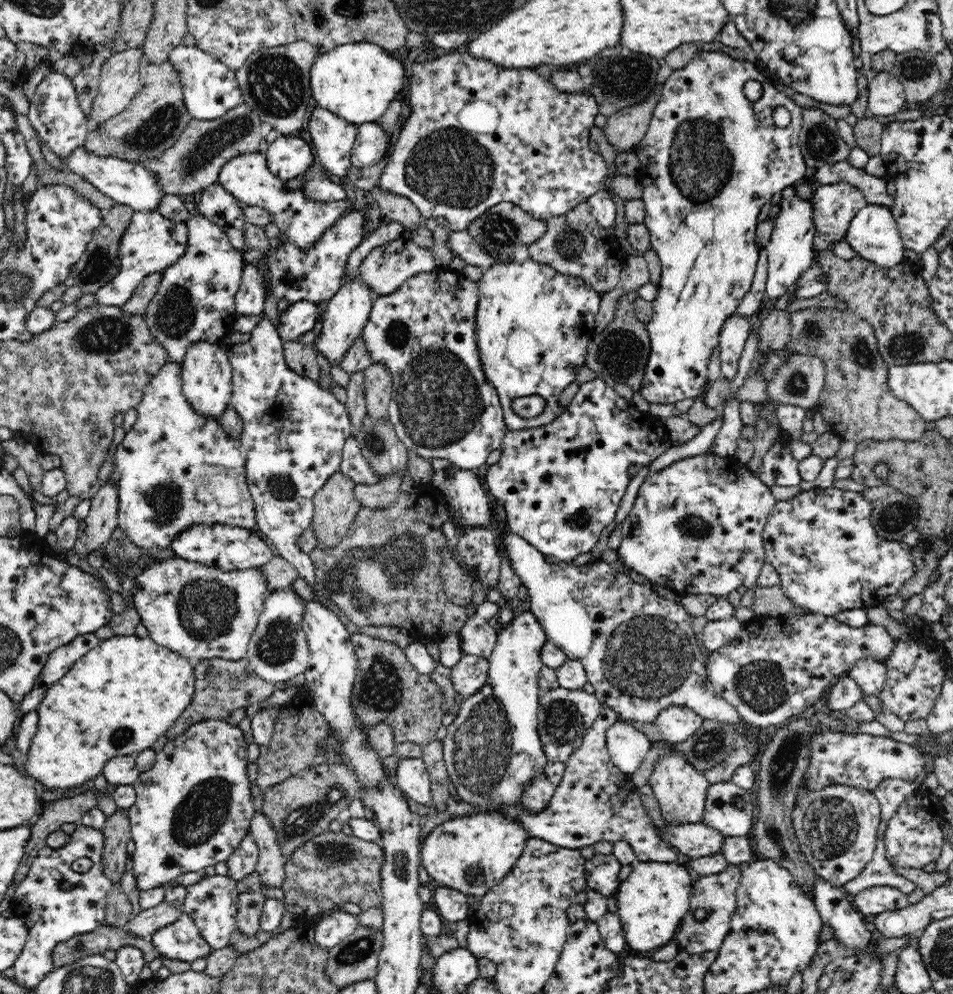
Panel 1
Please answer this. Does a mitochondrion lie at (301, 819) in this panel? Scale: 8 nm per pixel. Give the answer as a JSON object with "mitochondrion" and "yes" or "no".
{"mitochondrion":"yes"}

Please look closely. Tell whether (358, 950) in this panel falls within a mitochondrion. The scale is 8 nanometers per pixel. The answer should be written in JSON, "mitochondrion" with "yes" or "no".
{"mitochondrion":"yes"}

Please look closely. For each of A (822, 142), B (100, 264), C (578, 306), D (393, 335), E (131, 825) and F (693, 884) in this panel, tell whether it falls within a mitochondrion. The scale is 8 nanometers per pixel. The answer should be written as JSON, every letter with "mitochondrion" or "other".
{"A":"mitochondrion","B":"mitochondrion","C":"other","D":"mitochondrion","E":"other","F":"other"}

